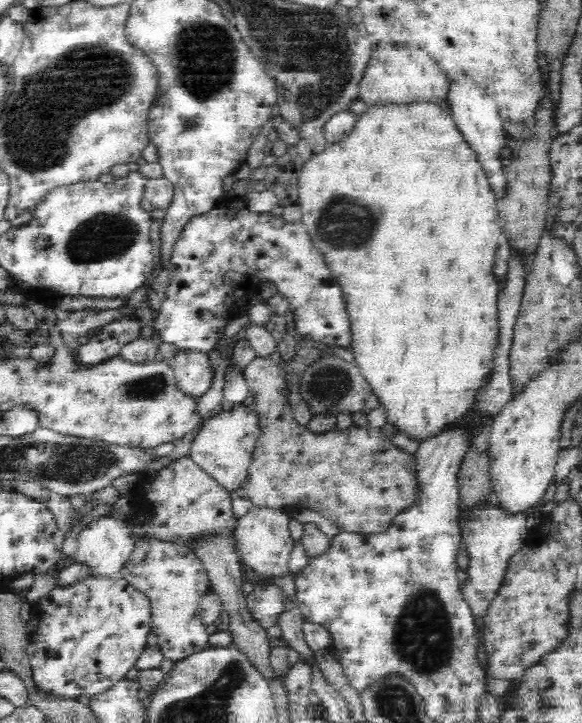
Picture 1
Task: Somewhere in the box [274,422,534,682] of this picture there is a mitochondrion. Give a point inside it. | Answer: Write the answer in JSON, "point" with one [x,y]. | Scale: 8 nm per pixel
{"point":[424,635]}

